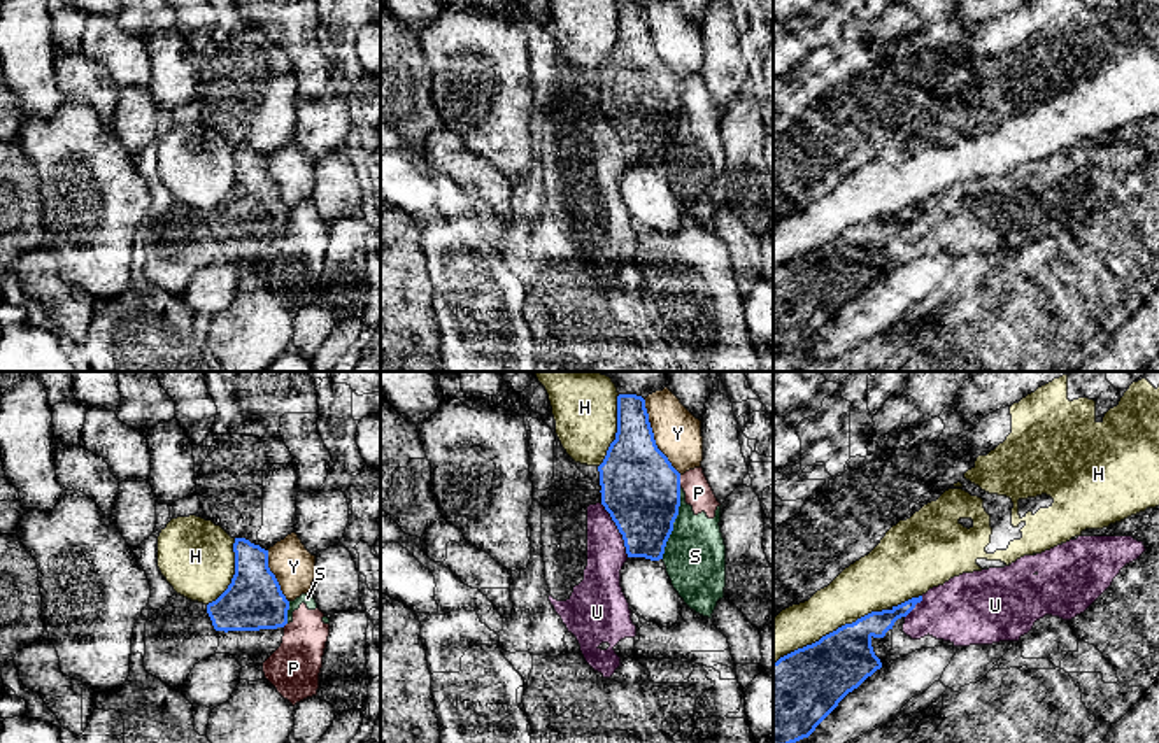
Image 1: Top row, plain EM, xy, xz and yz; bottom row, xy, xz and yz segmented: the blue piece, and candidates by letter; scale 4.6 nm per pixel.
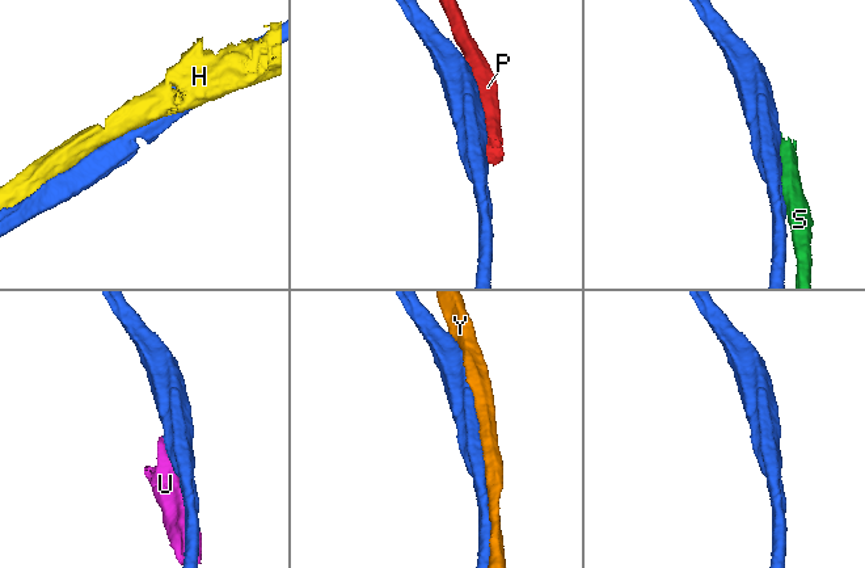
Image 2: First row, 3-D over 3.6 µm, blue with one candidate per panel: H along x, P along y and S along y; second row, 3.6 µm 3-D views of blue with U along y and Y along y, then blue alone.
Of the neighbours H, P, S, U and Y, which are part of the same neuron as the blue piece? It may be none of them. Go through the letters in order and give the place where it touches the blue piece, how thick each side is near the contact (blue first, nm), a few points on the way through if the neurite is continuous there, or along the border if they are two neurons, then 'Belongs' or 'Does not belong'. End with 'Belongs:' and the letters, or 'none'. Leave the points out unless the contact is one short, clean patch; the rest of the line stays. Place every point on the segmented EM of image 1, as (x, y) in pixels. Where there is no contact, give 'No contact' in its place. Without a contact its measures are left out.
H: Touches blue at yz (830, 633). Thickness 320 nm (blue) against 240 nm. Does not belong
P: Touches blue at xz (679, 481). Thickness 360 nm (blue) against 130 nm. Does not belong
S: Touches blue at xz (674, 521). Thickness 360 nm (blue) against 280 nm. Does not belong
U: Touches blue at xz (618, 528). Thickness 360 nm (blue) against 180 nm. Does not belong
Y: Touches blue at xz (653, 437). Thickness 360 nm (blue) against 220 nm. Does not belong
Belongs: none

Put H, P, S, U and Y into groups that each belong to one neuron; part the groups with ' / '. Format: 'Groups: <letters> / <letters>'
Groups: H / P S / U / Y

